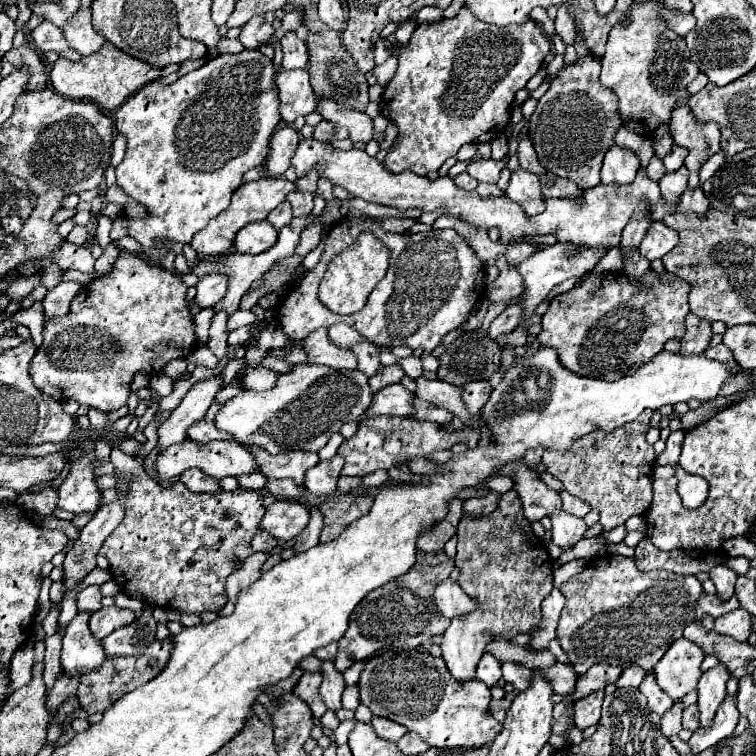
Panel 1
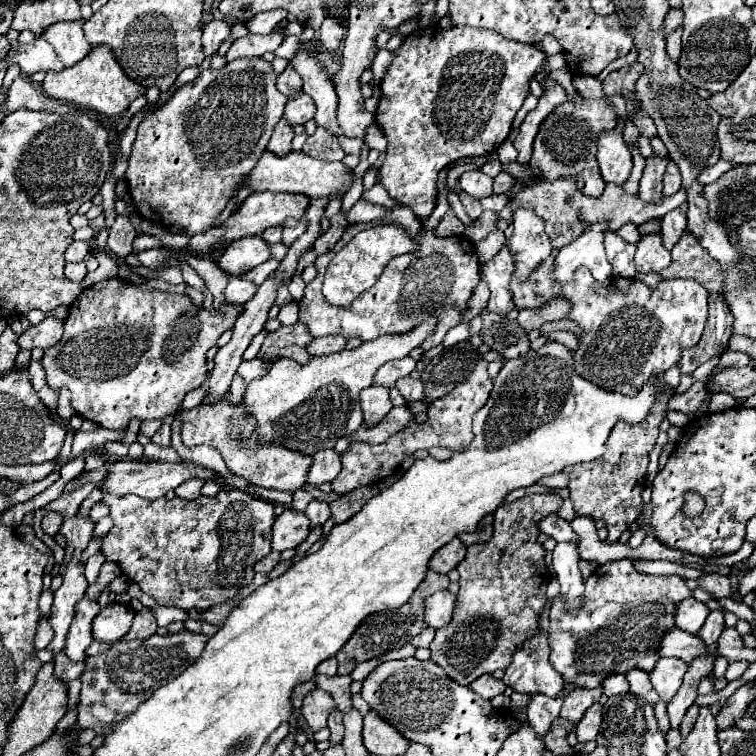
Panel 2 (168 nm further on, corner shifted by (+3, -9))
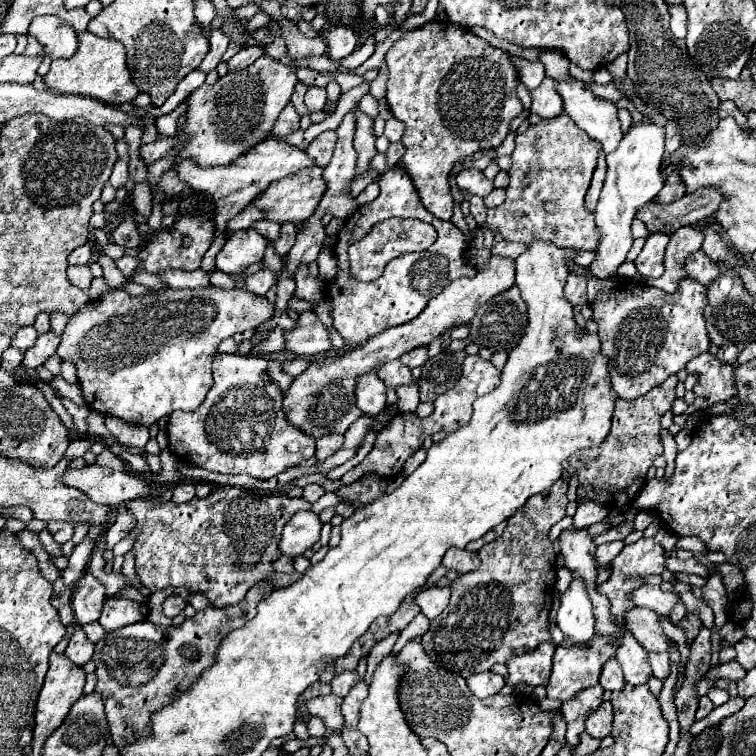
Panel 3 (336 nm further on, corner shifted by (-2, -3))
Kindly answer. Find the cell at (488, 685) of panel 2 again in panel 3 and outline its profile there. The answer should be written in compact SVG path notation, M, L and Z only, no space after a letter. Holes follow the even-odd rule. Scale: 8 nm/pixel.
M492 671L476 673L476 675L472 675L472 677L468 679L468 687L470 687L470 691L472 691L476 697L486 699L486 697L496 695L496 693L504 687L504 677L492 673Z

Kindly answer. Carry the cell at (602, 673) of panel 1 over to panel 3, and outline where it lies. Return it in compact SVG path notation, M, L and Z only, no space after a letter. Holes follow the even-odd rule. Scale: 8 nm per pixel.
M596 685L596 687L582 689L580 693L576 693L576 697L562 703L560 709L562 709L564 719L568 723L566 741L570 743L570 747L578 745L580 733L584 731L584 719L588 717L588 713L592 709L598 709L598 705L602 701L602 693L604 693L604 689L600 685Z

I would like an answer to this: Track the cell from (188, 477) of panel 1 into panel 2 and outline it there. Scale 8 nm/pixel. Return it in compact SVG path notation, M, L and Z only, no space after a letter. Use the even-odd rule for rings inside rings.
M189 479L189 481L185 481L185 483L181 483L177 489L175 489L175 493L177 493L177 497L181 497L181 499L187 499L187 501L193 501L193 499L197 499L201 493L201 487L203 487L203 479Z

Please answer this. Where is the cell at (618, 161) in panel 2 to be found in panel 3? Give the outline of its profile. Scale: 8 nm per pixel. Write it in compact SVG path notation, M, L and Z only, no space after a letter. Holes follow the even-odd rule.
M578 79L560 81L558 93L564 99L564 111L592 139L602 143L602 151L614 153L624 133L618 121L618 107L612 101L598 99L582 87Z

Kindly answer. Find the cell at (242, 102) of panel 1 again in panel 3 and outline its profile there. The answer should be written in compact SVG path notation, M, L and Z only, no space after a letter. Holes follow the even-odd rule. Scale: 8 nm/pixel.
M262 55L248 69L238 69L232 73L228 71L224 77L218 77L214 85L204 83L198 89L194 89L186 99L186 113L184 113L186 121L182 129L178 129L176 135L172 137L158 133L154 143L144 143L140 147L142 159L146 161L146 165L152 165L158 159L166 157L172 149L176 149L178 137L184 137L184 143L178 149L172 167L164 171L162 177L158 179L158 189L164 193L164 199L178 197L184 191L190 193L188 185L180 181L176 175L176 169L182 161L190 159L196 165L206 165L206 167L230 165L240 155L248 153L254 145L264 141L270 135L280 111L290 103L290 95L294 91L296 81L298 79L294 67L282 65L280 61Z

